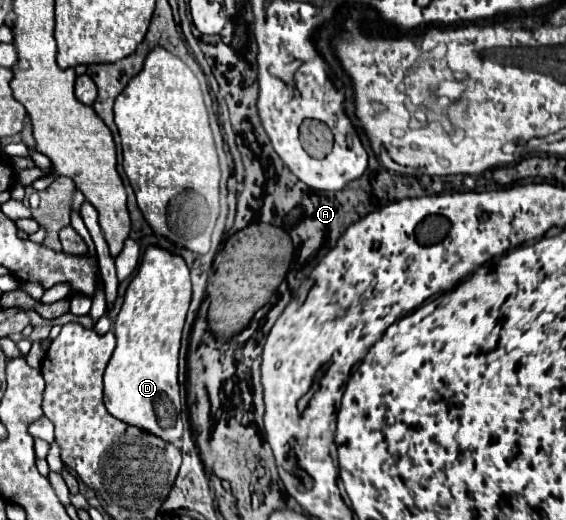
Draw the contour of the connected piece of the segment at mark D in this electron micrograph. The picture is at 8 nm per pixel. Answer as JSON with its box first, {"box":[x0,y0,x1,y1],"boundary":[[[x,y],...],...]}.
{"box":[105,246,191,442],"boundary":[[[147,246],[143,252],[139,272],[131,280],[123,306],[117,314],[113,332],[117,336],[117,348],[107,364],[105,370],[105,406],[107,410],[127,422],[135,424],[147,432],[153,432],[167,442],[177,442],[183,434],[181,422],[181,400],[179,400],[179,384],[177,384],[177,360],[179,360],[179,346],[181,346],[181,330],[185,324],[185,316],[191,302],[191,280],[189,268],[185,260],[165,248]]]}

